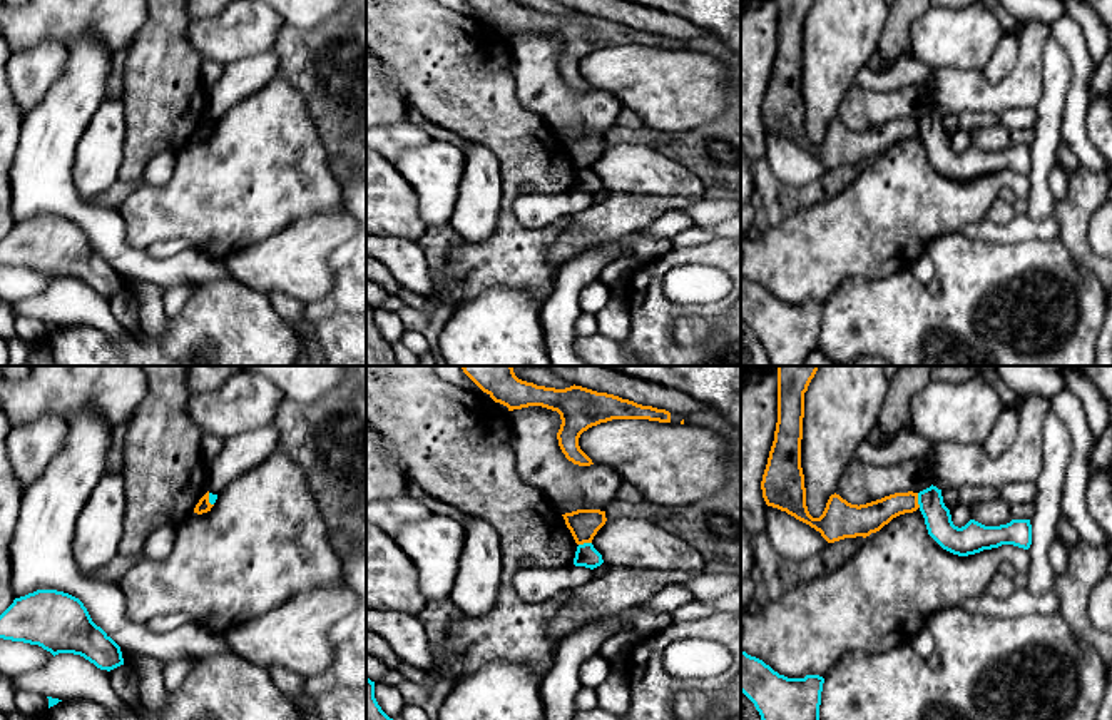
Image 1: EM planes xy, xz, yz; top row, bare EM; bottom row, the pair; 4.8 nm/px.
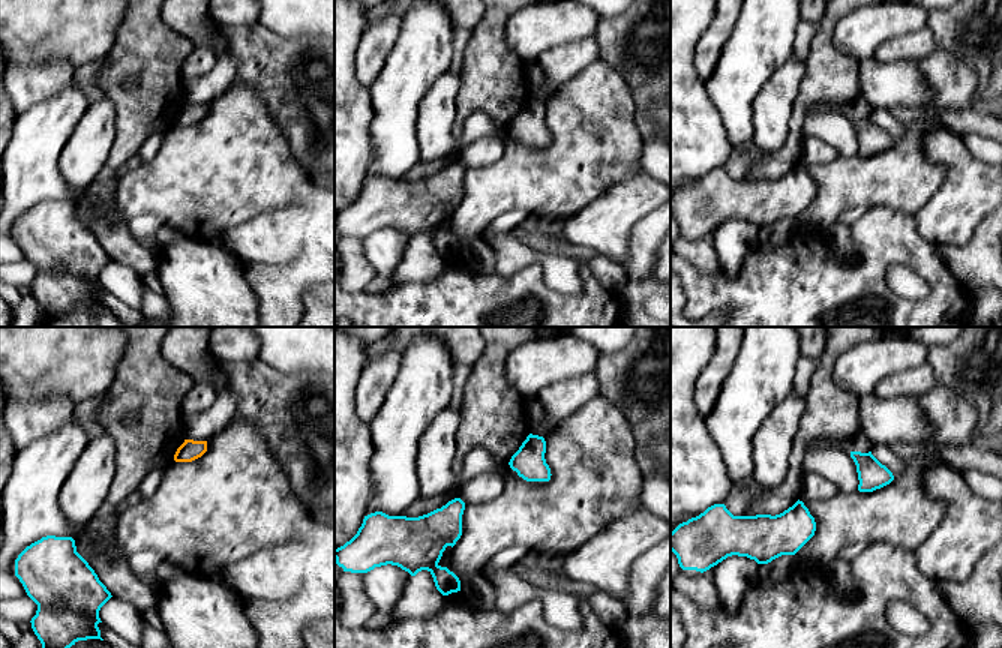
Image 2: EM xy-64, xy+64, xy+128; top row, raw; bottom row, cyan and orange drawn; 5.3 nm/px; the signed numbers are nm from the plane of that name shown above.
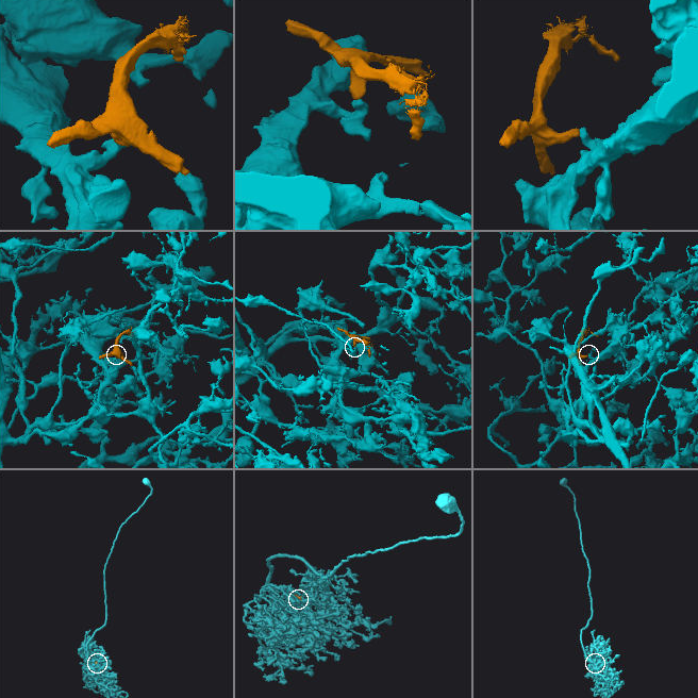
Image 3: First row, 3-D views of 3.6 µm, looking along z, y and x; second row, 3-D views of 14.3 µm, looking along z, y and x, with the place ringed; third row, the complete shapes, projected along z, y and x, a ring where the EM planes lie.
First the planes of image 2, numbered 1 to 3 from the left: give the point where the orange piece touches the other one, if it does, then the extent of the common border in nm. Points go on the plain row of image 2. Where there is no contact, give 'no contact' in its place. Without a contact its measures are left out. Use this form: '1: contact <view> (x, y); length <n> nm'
1: no contact
2: no contact
3: no contact

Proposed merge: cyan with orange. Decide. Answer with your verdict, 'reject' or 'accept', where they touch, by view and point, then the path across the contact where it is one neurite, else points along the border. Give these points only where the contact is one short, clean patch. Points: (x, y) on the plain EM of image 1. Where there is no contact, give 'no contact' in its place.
reject; meets cyan in yz at (918, 126)

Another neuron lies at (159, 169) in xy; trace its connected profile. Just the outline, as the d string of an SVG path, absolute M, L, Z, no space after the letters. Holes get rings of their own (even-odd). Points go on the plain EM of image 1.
M162 150L145 164L140 180L150 185L162 185L172 177L174 167L176 152Z

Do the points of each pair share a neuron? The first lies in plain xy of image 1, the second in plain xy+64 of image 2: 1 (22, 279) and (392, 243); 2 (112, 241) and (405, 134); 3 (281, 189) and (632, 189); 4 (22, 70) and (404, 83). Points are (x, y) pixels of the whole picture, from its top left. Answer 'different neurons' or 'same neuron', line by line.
1: same neuron
2: same neuron
3: different neurons
4: different neurons

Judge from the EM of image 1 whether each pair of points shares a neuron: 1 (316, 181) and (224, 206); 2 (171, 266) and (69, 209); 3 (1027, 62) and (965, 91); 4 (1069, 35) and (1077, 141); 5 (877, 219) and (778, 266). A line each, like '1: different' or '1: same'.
1: same
2: same
3: same
4: same
5: same

